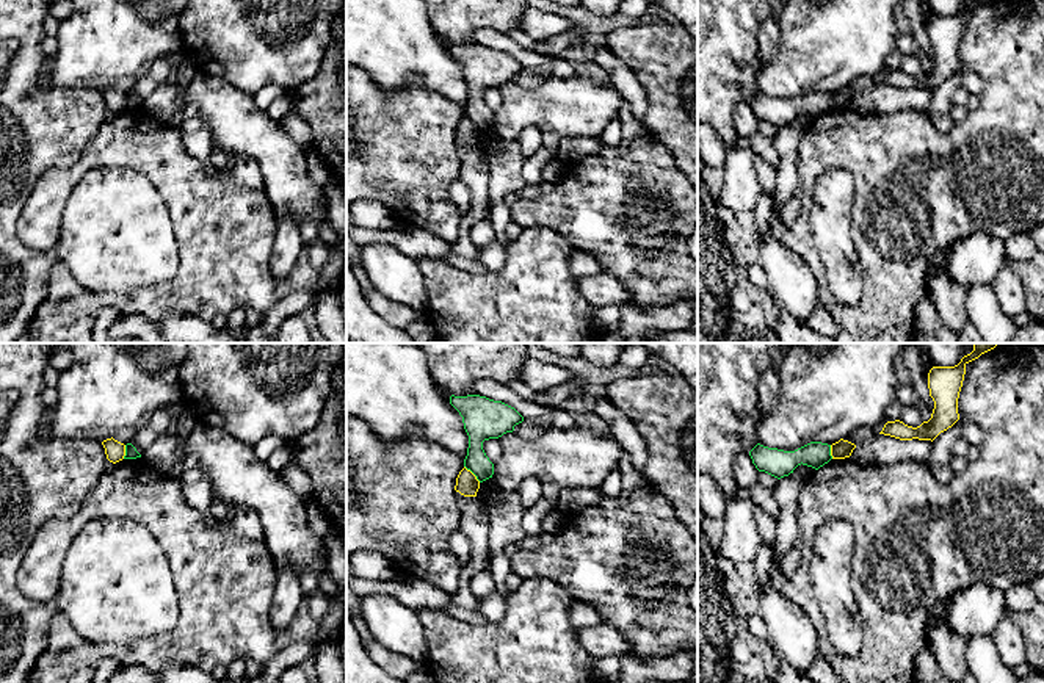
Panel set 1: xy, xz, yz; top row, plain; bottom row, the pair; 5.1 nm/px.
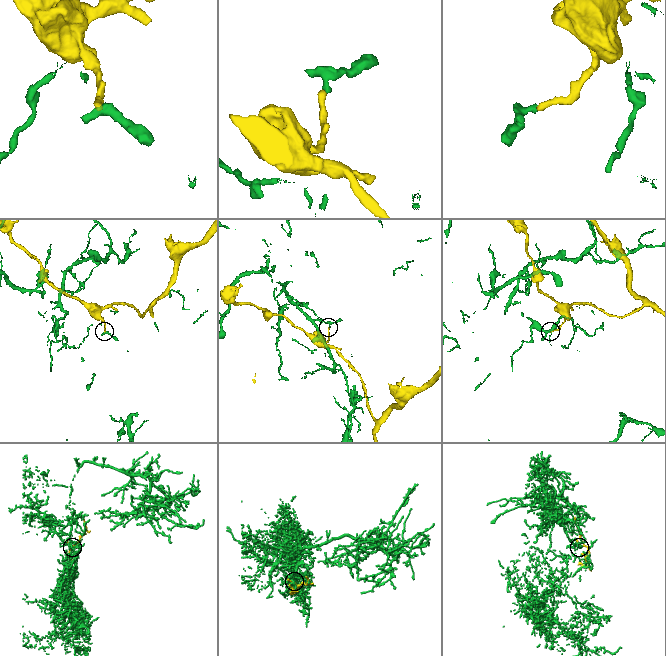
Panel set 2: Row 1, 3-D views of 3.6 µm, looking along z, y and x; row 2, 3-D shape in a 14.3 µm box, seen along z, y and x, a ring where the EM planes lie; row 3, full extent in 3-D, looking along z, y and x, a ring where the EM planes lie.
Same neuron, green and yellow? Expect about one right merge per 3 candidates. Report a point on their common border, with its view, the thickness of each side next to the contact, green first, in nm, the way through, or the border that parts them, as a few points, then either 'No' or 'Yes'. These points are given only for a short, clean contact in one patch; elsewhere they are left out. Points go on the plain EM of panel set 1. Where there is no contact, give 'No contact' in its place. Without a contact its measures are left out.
Touches green at xz (472, 121). Thickness 160 nm (green) against 120 nm. Boundary: xz (464, 115), (480, 130). No

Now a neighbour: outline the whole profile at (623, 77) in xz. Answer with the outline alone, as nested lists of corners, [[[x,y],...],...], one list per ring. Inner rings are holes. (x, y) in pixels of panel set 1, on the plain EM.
[[[605,45],[597,47],[594,61],[610,72],[611,85],[630,105],[632,116],[643,121],[647,113],[647,94],[638,81],[635,72],[618,56],[614,56]]]

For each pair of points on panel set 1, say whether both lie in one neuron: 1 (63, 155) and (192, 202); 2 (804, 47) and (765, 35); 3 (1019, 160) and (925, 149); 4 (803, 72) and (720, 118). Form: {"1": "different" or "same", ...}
{"1": "different", "2": "different", "3": "same", "4": "different"}

